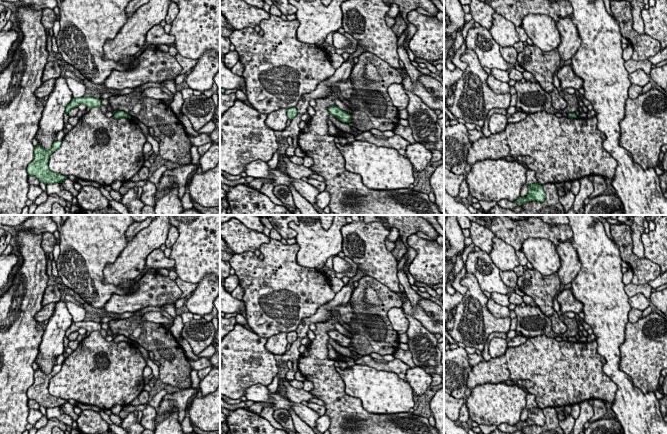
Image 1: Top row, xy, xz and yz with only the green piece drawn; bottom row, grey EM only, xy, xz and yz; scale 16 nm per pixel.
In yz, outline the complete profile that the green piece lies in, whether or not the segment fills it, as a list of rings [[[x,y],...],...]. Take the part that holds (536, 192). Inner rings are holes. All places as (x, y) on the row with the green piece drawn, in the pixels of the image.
[[[535,183],[528,186],[528,194],[526,197],[519,197],[515,202],[511,202],[508,199],[502,199],[499,202],[497,202],[497,205],[501,206],[504,209],[513,210],[515,207],[518,207],[523,203],[529,201],[543,202],[545,198],[546,193],[543,189],[543,186],[540,183]]]

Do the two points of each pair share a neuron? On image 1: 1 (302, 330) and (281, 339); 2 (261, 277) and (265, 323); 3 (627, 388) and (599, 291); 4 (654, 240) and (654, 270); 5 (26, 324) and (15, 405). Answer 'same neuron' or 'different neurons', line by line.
1: different neurons
2: same neuron
3: same neuron
4: different neurons
5: same neuron

